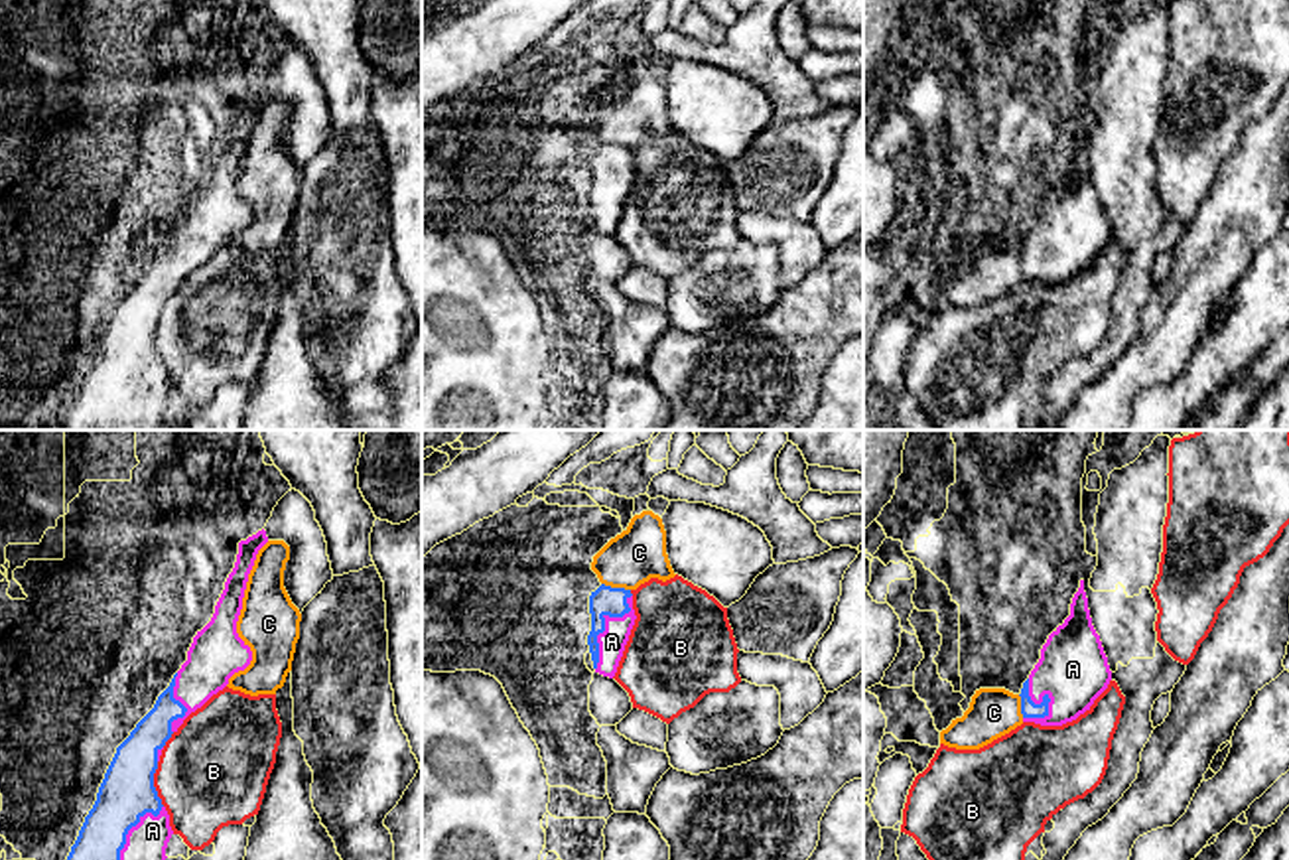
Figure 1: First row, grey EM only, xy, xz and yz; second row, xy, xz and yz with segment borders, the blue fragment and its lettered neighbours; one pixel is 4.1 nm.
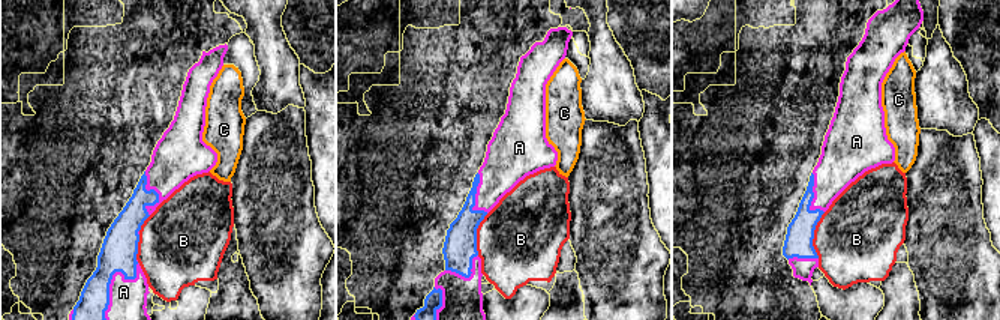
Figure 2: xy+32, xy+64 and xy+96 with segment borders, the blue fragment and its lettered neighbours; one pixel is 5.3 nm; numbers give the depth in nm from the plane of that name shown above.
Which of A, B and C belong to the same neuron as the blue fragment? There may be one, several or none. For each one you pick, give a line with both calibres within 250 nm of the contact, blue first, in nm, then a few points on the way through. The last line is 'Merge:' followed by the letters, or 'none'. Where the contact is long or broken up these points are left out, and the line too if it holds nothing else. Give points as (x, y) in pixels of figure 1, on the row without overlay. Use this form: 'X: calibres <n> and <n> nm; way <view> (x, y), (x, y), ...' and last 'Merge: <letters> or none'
A: calibres 120 and 110 nm
Merge: A

